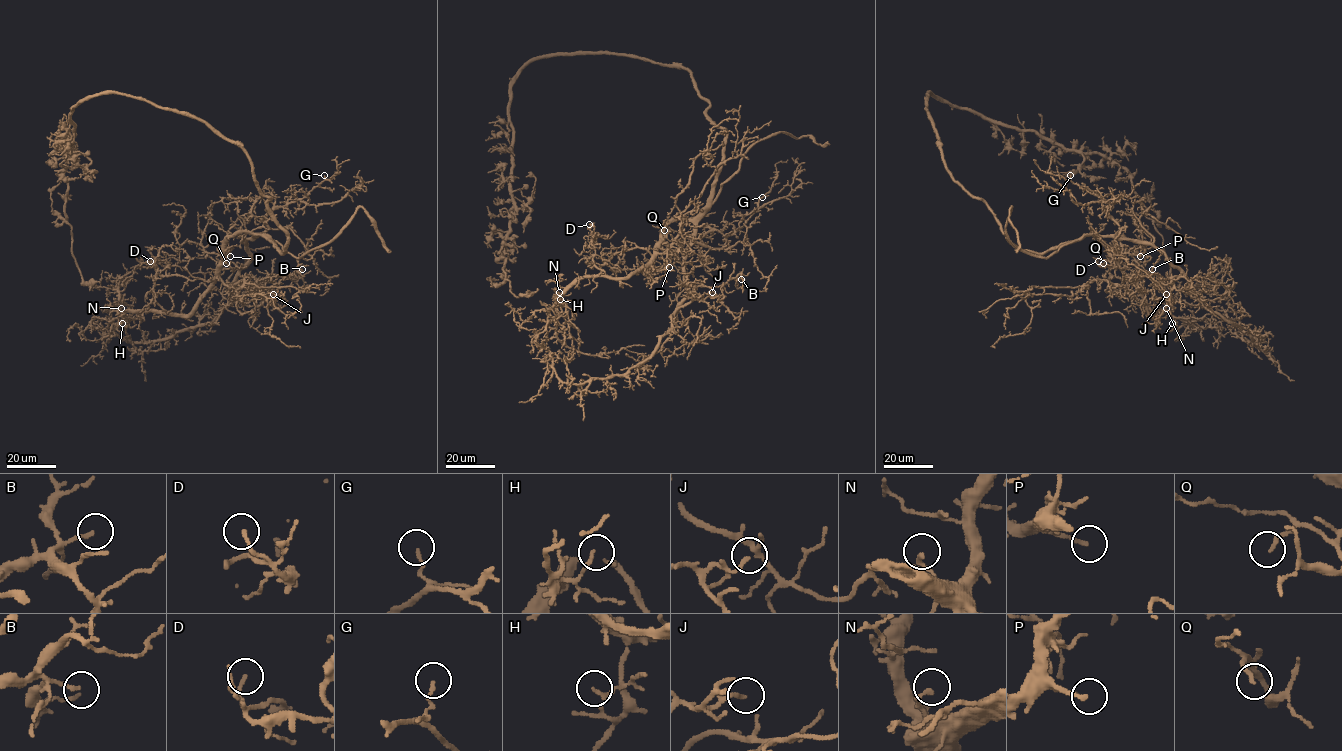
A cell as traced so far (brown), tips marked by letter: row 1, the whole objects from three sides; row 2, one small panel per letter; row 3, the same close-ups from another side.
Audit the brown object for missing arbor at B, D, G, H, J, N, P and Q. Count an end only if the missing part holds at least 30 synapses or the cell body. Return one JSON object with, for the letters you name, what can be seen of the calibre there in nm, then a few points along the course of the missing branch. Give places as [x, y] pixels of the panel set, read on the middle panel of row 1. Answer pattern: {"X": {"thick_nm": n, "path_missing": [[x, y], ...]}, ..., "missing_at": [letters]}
{"P": {"thick_nm": 160, "path_missing": [[669, 267], [679, 274], [681, 272]]}, "missing_at": ["P"]}

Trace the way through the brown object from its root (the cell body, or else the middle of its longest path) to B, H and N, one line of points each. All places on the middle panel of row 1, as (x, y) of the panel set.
B: (692, 79), (726, 142), (685, 260), (687, 296), (678, 307), (698, 286), (741, 279)
H: (692, 79), (706, 114), (726, 133), (708, 203), (692, 219), (673, 219), (642, 268), (580, 277), (560, 299)
N: (692, 79), (706, 114), (726, 133), (708, 203), (692, 219), (673, 219), (642, 268), (580, 277), (559, 292)

